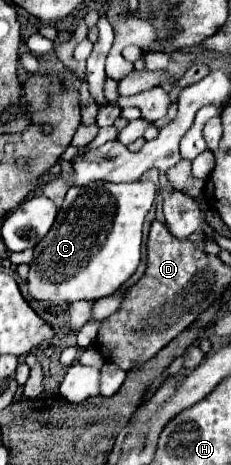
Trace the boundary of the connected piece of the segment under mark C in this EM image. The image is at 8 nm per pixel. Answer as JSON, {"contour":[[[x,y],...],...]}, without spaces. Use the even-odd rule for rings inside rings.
{"contour":[[[95,181],[87,187],[71,187],[59,209],[59,215],[43,241],[35,247],[35,259],[29,271],[29,293],[39,301],[75,303],[75,301],[97,301],[115,293],[139,267],[141,263],[141,225],[155,201],[155,185],[151,181],[135,183],[105,183]]]}

